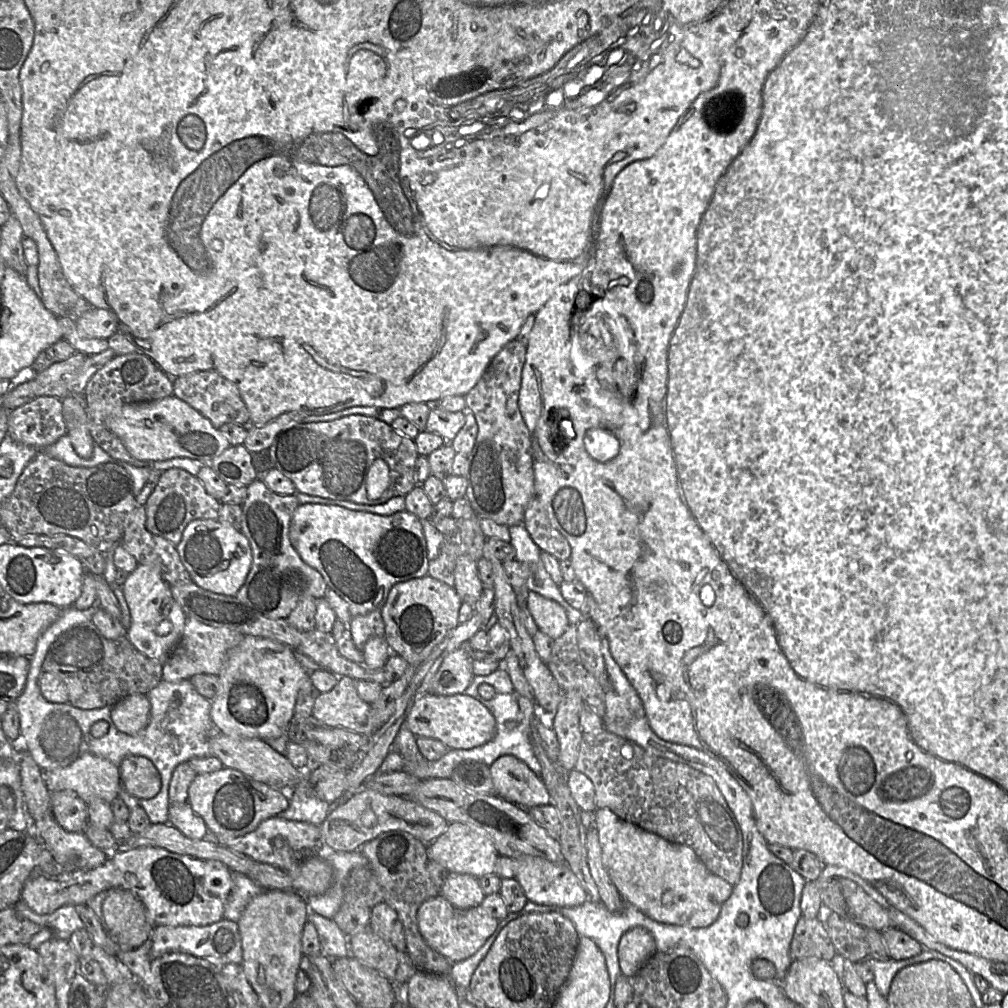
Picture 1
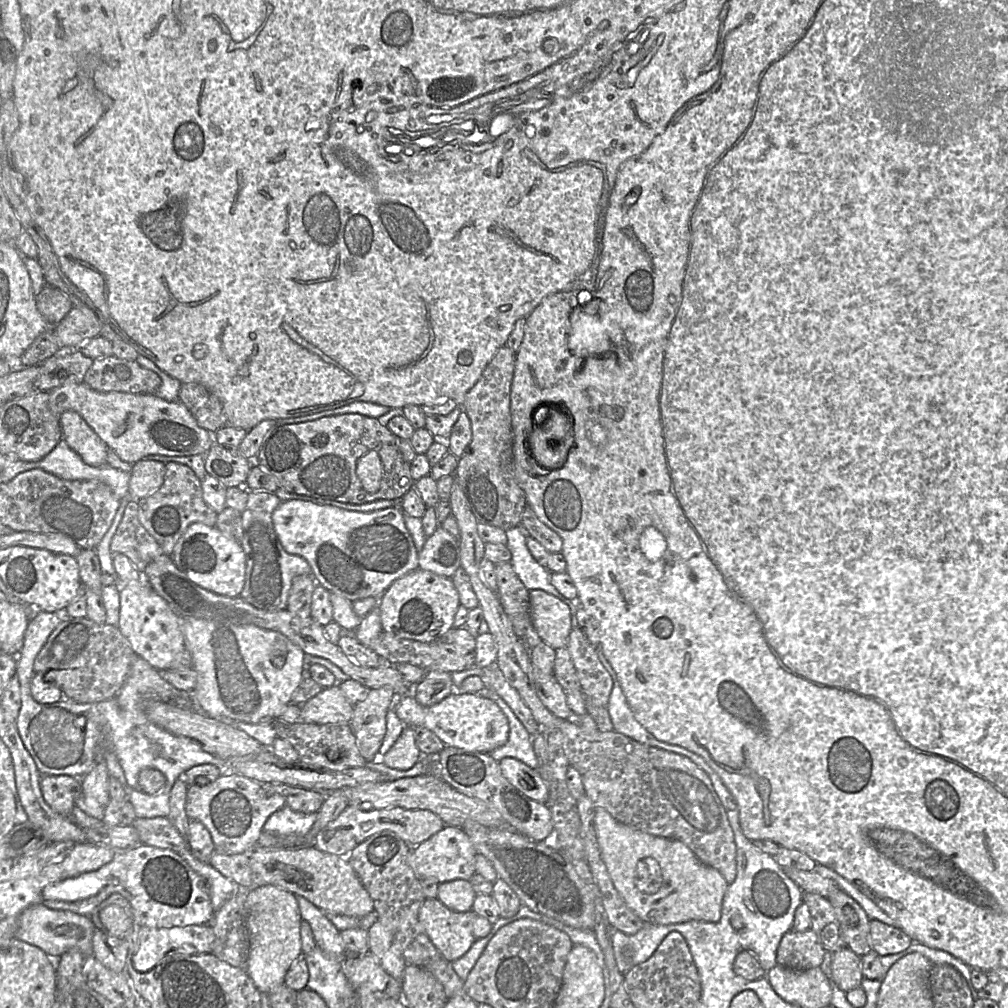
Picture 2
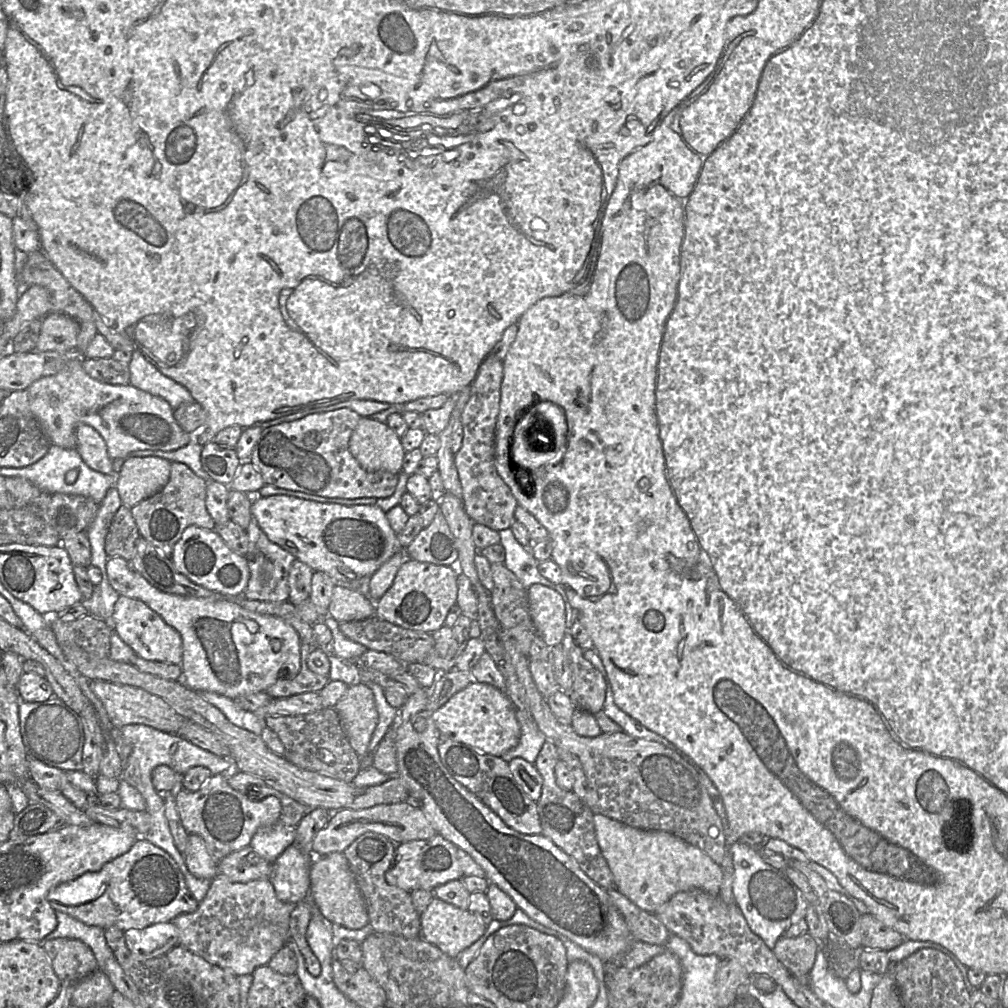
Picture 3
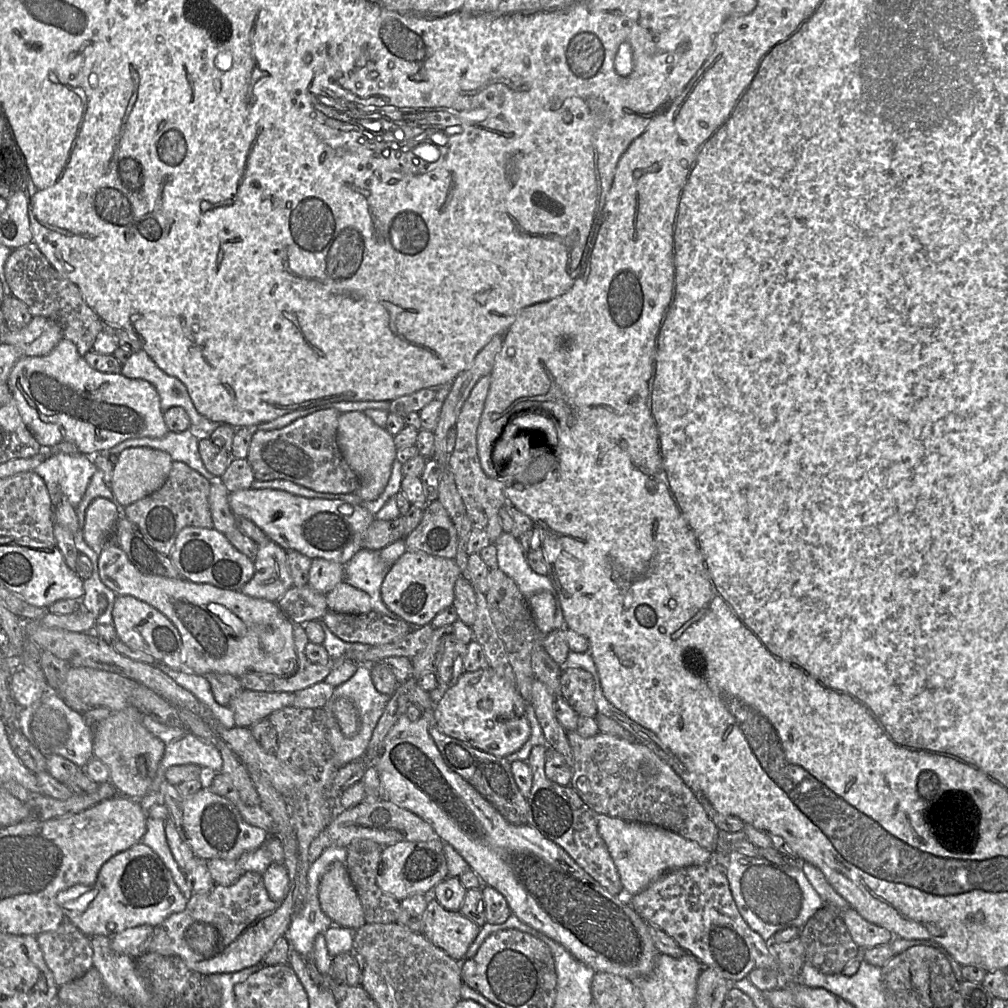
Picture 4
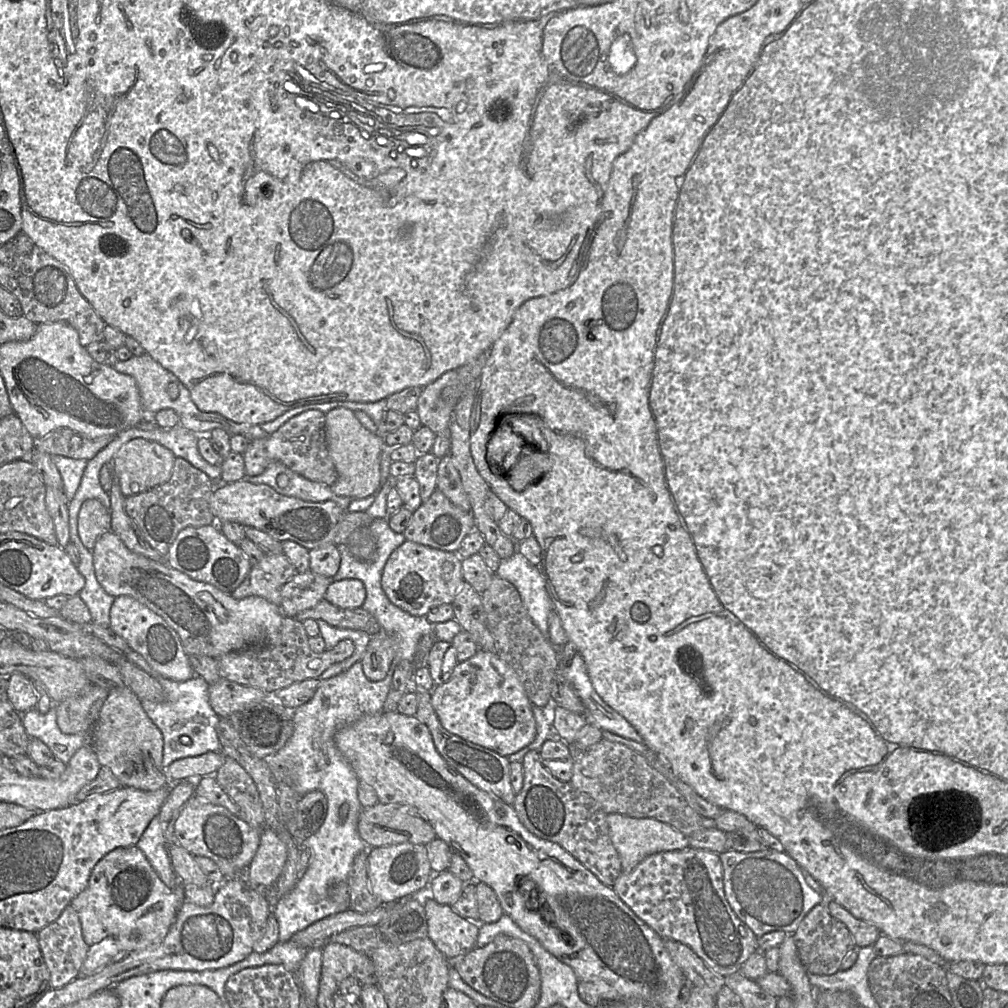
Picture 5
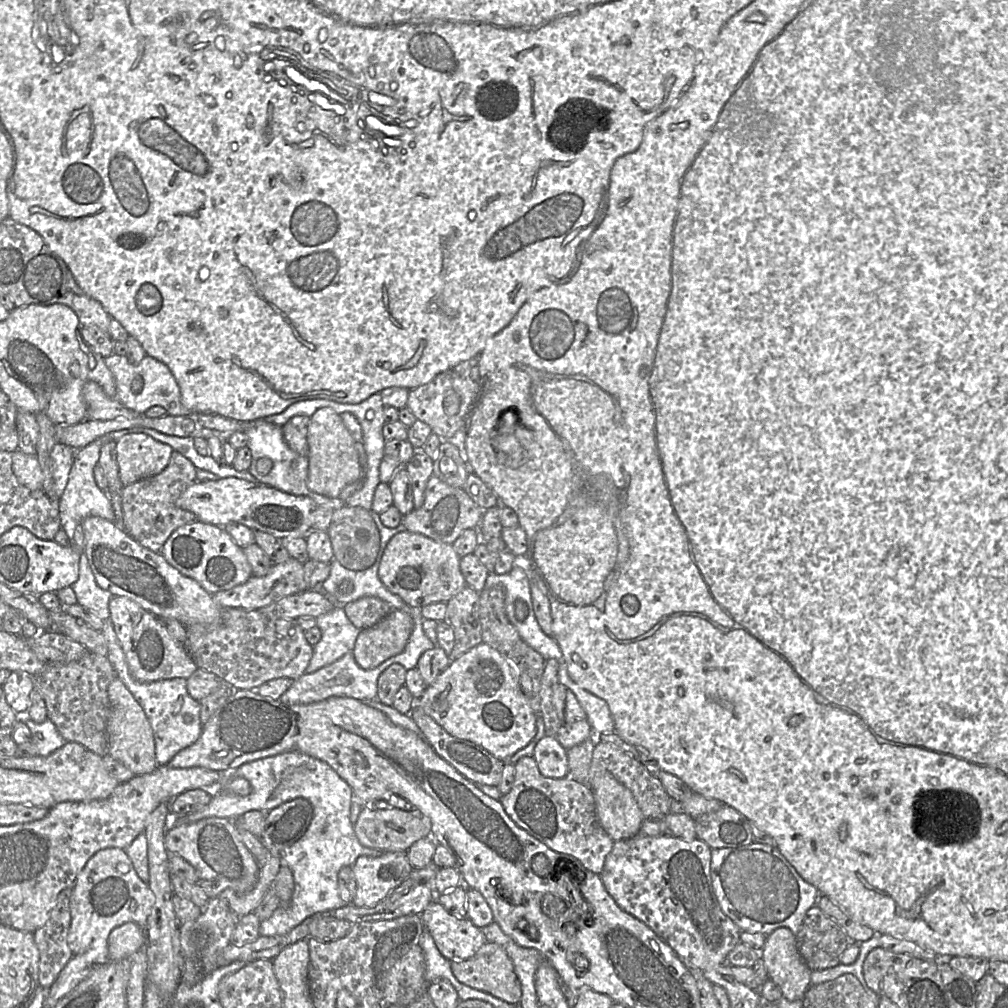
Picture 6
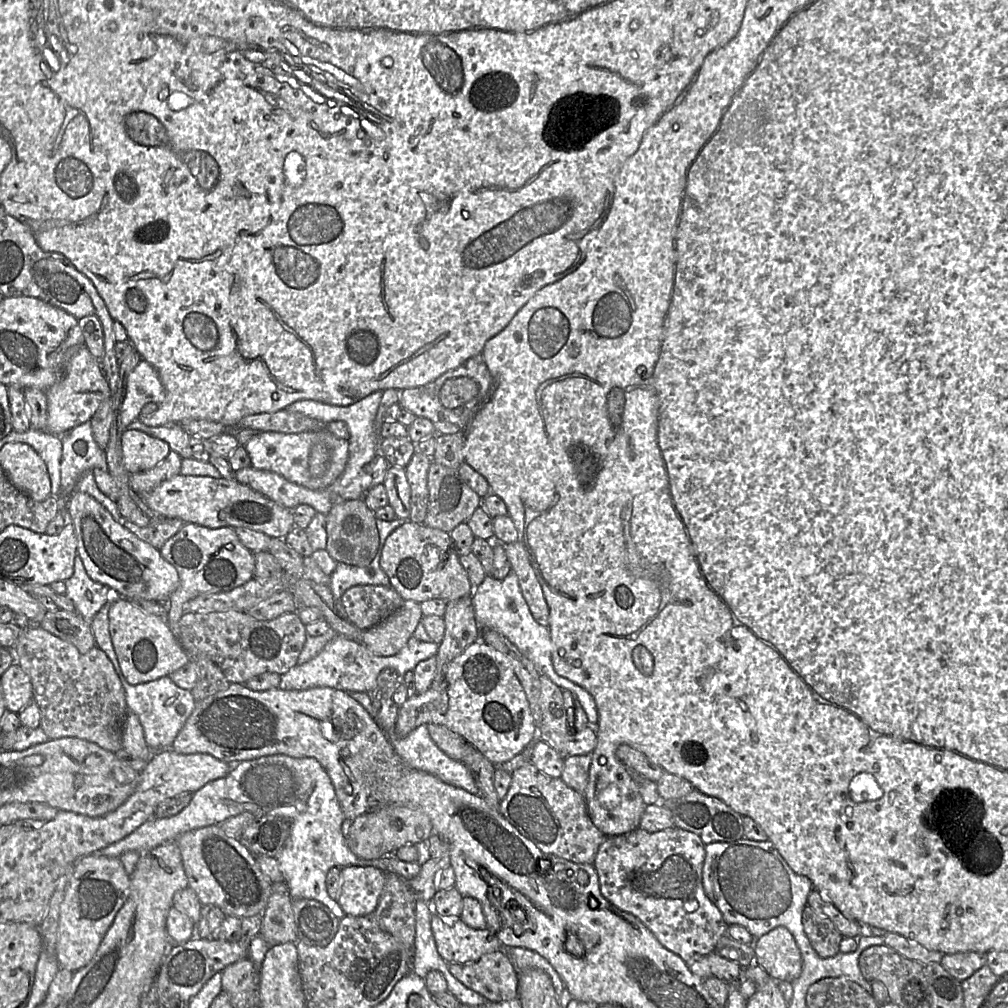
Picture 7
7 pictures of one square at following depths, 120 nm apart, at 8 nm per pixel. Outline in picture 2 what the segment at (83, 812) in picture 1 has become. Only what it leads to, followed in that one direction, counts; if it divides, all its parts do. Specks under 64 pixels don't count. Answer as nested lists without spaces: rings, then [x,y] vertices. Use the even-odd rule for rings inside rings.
[[[42,775],[41,790],[47,804],[57,813],[71,817],[82,792],[82,777],[69,775]]]

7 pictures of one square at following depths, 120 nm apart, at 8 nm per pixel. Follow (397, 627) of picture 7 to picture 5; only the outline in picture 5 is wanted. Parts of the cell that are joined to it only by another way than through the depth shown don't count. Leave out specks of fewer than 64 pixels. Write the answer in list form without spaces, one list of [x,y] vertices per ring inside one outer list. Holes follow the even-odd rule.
[[[380,630],[371,635],[360,660],[364,675],[372,682],[383,680],[390,669],[393,658],[393,640],[386,632]]]

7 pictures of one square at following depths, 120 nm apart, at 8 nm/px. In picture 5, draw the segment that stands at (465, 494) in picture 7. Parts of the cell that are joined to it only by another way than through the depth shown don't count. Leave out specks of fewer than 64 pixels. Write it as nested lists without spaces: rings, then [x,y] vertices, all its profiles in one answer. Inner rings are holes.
[[[437,488],[427,501],[422,502],[413,511],[410,522],[403,533],[406,540],[444,551],[456,552],[463,538],[473,529],[475,529],[475,524],[472,513],[456,507]]]

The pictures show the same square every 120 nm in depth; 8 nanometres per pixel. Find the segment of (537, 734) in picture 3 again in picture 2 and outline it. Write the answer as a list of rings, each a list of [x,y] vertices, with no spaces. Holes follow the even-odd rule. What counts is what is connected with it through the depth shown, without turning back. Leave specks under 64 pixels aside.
[[[487,687],[474,694],[494,701],[508,720],[508,741],[502,747],[490,752],[489,755],[498,762],[504,758],[514,758],[538,771],[539,761],[530,742],[529,733],[508,704],[494,690]]]

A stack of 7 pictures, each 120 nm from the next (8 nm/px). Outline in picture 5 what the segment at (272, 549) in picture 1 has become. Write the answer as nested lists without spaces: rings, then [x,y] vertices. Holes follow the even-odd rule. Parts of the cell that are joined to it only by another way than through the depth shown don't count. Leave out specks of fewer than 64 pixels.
[[[266,554],[251,567],[243,582],[231,592],[235,599],[259,596],[279,606],[281,589],[296,574],[296,569],[284,554]]]

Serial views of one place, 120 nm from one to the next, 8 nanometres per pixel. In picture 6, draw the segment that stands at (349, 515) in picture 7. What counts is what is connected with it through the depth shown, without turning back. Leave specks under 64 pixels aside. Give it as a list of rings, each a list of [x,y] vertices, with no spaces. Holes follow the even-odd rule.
[[[345,504],[333,511],[327,532],[332,544],[333,559],[345,568],[365,570],[375,563],[380,549],[380,532],[372,517],[372,510]]]

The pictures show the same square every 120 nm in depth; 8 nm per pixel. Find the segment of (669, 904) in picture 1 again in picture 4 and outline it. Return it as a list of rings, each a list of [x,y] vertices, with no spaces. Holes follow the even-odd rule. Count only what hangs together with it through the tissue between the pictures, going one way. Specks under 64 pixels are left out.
[[[605,814],[597,815],[598,832],[617,868],[624,893],[634,896],[665,873],[713,861],[713,853],[661,826],[625,821]]]

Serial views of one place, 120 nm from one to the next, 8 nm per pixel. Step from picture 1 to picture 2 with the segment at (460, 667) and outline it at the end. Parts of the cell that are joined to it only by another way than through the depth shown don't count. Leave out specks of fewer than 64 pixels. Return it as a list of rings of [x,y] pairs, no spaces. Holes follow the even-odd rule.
[[[443,671],[426,672],[425,677],[414,686],[411,694],[422,706],[432,706],[454,693],[451,673]]]

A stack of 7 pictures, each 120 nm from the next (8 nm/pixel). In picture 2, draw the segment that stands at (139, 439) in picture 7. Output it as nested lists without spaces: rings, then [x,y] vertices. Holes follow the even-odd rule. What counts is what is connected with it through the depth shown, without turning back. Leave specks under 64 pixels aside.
[[[142,459],[133,464],[130,472],[129,495],[139,501],[159,489],[165,478],[165,464]]]

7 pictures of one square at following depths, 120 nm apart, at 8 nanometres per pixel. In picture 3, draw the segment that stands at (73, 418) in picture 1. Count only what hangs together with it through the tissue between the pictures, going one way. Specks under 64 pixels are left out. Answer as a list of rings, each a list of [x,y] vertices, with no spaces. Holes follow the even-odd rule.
[[[80,423],[75,428],[76,449],[83,461],[93,470],[113,474],[112,460],[102,436],[92,426]]]

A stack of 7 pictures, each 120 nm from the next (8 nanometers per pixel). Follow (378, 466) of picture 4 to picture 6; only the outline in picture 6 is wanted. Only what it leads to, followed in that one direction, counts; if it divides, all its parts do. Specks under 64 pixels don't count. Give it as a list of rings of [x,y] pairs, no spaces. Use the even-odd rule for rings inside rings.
[[[332,408],[318,409],[309,419],[307,441],[308,476],[306,485],[314,493],[339,497],[347,485],[361,482],[366,472],[366,454],[362,442],[356,442],[341,416]]]

